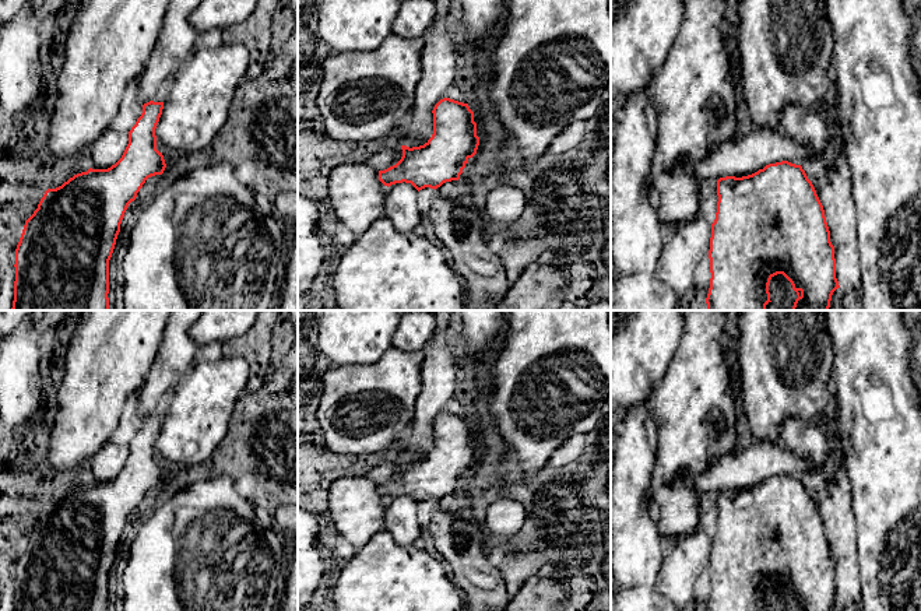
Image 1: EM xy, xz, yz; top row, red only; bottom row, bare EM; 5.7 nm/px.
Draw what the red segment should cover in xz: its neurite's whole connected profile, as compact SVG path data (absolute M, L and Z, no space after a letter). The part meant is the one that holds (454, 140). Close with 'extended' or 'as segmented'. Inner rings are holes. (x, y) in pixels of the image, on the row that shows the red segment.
M443 98L432 113L432 137L419 147L401 145L401 159L379 171L384 186L405 182L418 192L425 187L436 190L446 182L458 180L468 159L477 154L479 137L468 103Z; as segmented

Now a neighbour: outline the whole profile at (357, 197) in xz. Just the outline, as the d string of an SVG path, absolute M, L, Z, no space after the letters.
M366 161L335 166L328 176L327 189L327 203L335 218L356 235L363 233L382 217L389 218L400 232L411 232L419 225L419 192L405 182L389 187L384 186L379 180L379 171L372 168Z

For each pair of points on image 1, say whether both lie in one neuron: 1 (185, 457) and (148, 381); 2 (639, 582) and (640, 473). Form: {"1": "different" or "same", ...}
{"1": "different", "2": "same"}

